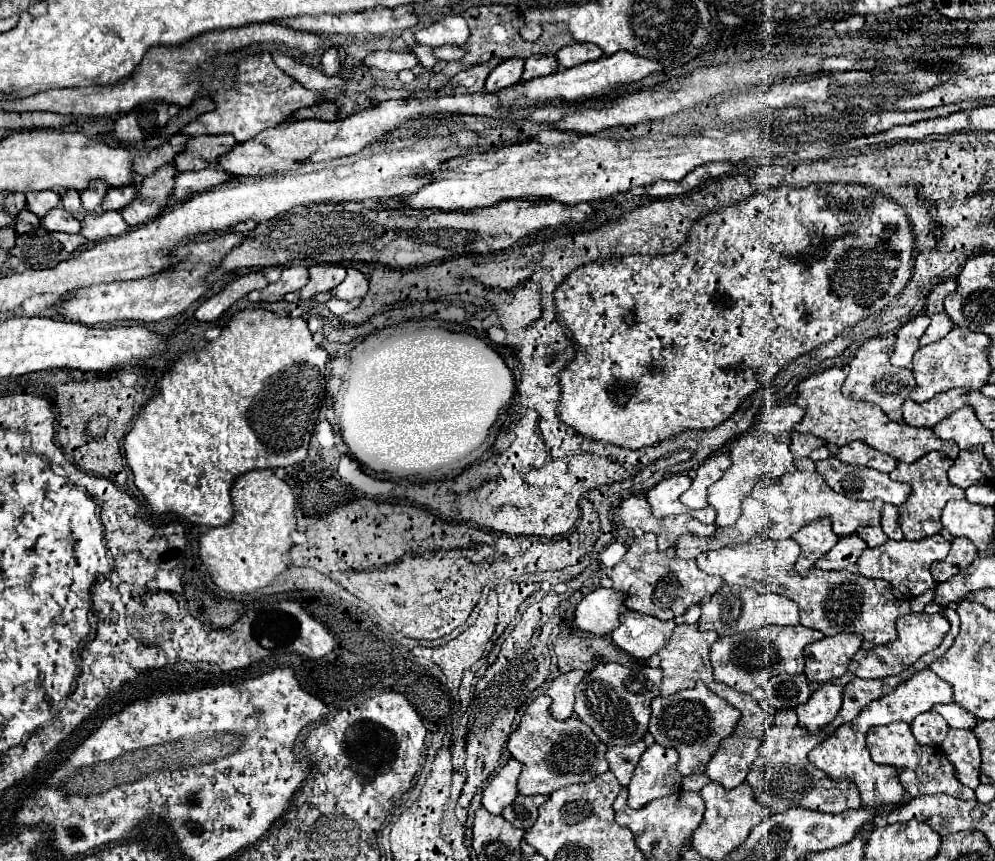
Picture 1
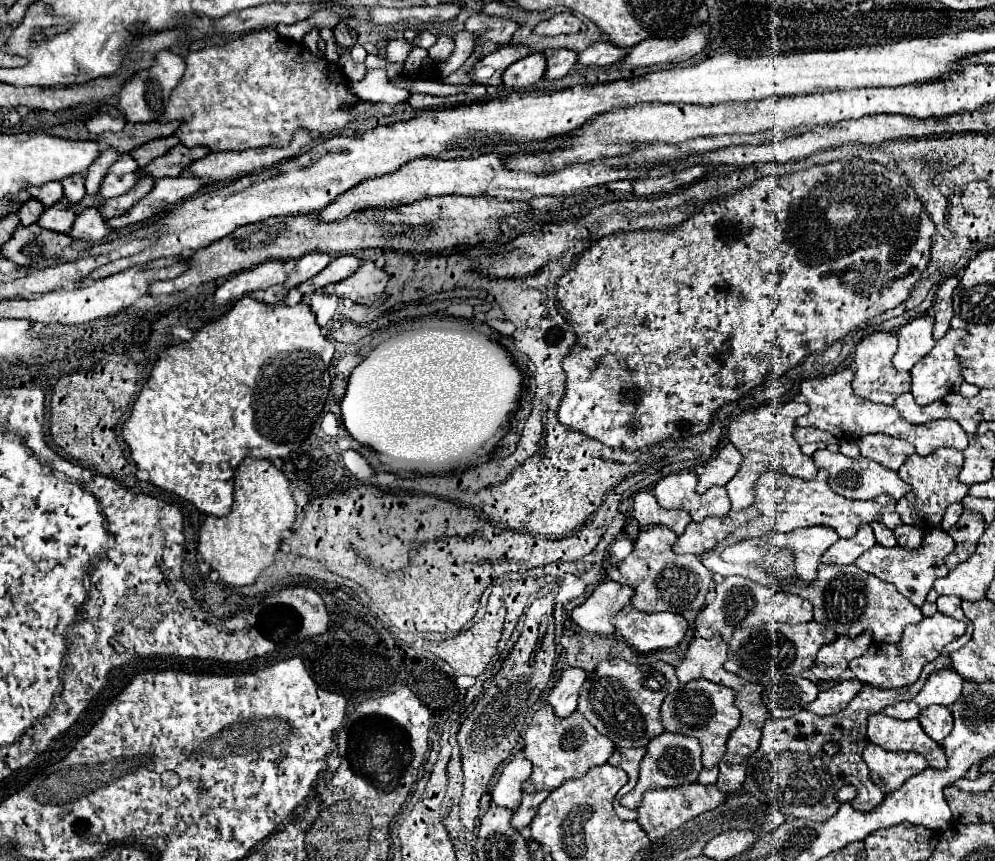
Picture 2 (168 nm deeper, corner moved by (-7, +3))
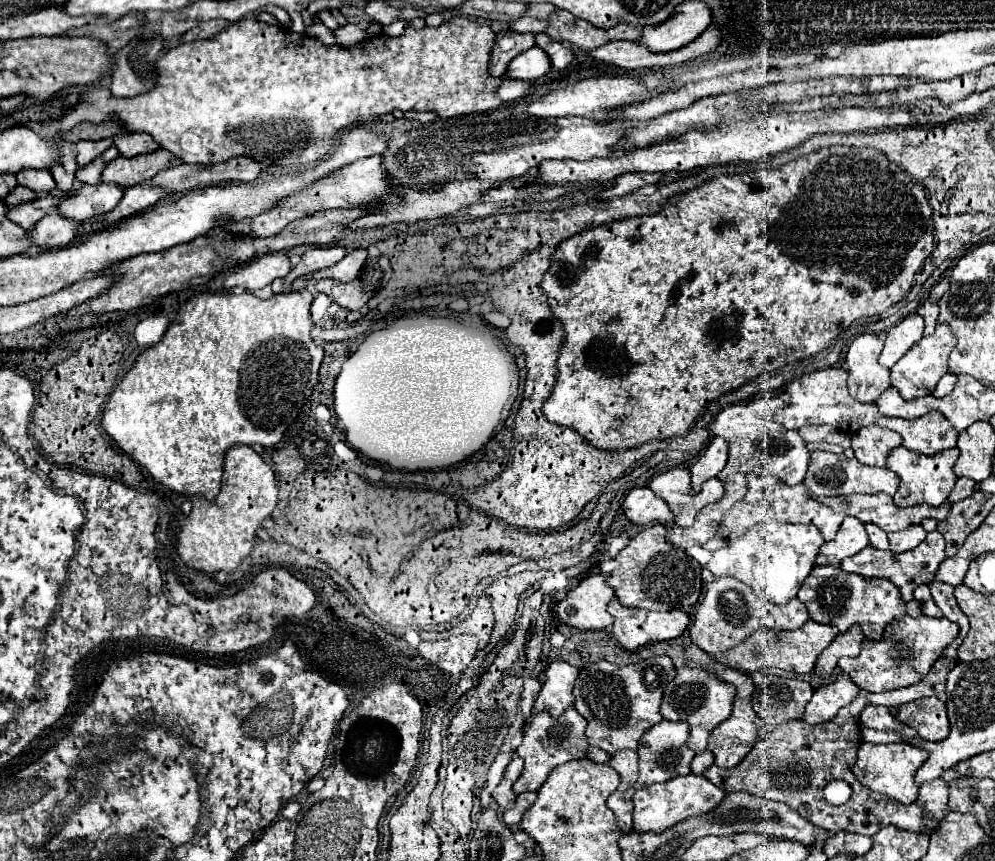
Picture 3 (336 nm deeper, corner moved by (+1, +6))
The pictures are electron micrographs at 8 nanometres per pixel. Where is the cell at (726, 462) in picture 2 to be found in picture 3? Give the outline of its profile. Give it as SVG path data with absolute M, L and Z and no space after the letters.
M713 437L711 443L707 445L705 453L691 467L691 487L693 487L693 491L699 493L701 485L707 479L717 477L717 473L725 467L725 463L727 463L727 443L721 437Z

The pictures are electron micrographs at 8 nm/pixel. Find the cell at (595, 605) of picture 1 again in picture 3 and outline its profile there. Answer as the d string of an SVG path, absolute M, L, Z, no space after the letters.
M587 575L559 603L557 615L575 629L605 629L613 623L613 617L607 613L611 599L615 599L615 593L607 587L607 575Z

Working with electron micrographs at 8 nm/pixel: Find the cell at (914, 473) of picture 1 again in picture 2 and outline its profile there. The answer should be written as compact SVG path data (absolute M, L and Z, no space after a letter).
M937 448L935 452L931 452L925 458L919 454L913 454L911 458L907 458L907 462L899 470L899 476L901 476L901 480L909 482L913 488L909 494L905 494L901 500L897 500L897 514L901 516L903 524L919 526L923 530L939 526L945 510L951 504L955 504L967 496L969 486L959 482L959 478L957 478L961 472L961 466L963 466L963 454L953 448Z

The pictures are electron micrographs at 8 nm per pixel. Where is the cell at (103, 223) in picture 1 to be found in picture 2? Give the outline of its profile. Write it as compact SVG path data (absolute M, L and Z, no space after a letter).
M85 208L67 234L85 242L101 242L111 234L111 230L113 228L107 224L99 208Z

